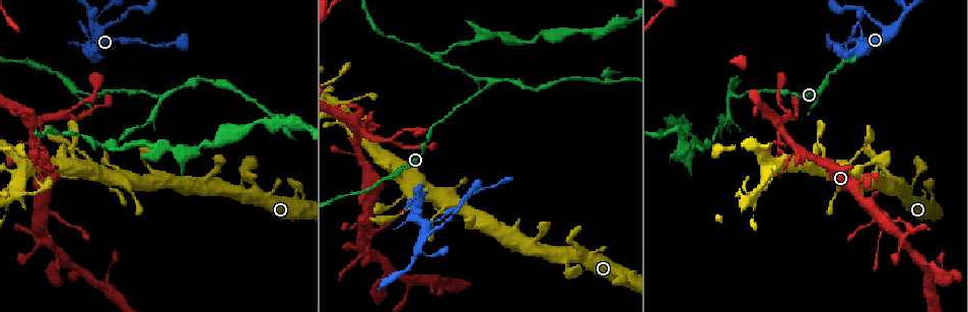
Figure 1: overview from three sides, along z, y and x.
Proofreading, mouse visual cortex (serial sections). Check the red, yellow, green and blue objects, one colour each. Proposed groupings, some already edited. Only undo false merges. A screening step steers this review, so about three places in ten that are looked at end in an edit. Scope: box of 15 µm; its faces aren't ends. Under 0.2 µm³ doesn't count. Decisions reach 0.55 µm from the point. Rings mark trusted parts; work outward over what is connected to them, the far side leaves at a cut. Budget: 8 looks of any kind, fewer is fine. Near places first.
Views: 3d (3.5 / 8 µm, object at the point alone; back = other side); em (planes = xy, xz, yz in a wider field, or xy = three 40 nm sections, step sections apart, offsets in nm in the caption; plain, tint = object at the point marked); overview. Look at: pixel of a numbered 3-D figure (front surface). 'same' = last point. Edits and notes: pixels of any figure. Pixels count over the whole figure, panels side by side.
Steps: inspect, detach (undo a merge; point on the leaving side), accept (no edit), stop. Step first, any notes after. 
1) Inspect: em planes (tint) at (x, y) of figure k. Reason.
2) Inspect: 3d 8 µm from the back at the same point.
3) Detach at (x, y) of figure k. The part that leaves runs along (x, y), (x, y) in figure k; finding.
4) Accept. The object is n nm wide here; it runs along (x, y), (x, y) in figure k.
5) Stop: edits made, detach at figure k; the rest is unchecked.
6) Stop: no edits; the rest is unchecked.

Inspect: 3d 3.5 µm from the back at (489, 83) of figure 1. Abrupt turn.

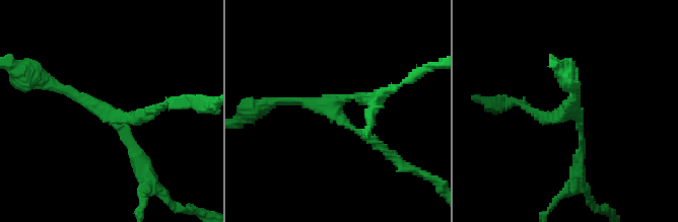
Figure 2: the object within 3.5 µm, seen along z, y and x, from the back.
Accept. It runs along (160, 106), (108, 113), (141, 163) in figure 2; all the same cell.

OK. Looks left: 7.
Inspect: 3d 3.5 µm from the back at (113, 147) of figure 1. A fork.

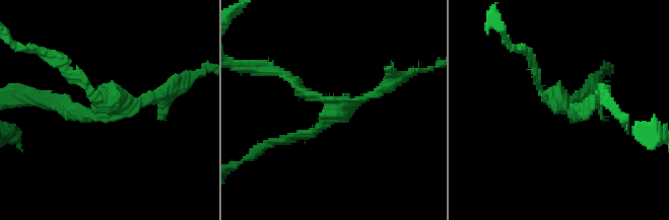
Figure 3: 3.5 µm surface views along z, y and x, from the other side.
Inspect: em xy step 2 (tint) at (559, 105) of figure 3. 3 arms meet here; the arms are 150, 150, 150 nm wide.

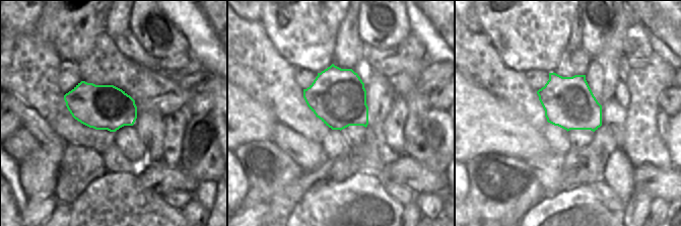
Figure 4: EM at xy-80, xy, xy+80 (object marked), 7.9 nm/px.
Detach at (581, 112) of figure 3. The part that leaves runs along (334, 102), (310, 97), (281, 71), (250, 66) in figure 3; two cells meet here.

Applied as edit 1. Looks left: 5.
Inspect: overview.

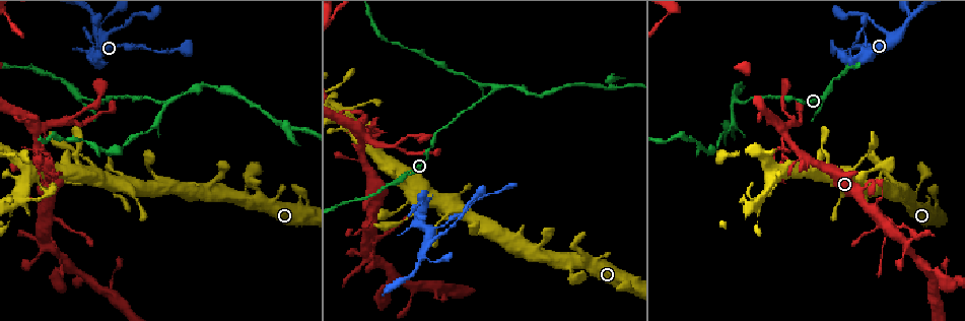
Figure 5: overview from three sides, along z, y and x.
Inspect: 3d 3.5 µm at (420, 256) of figure 5. Sudden change in width.

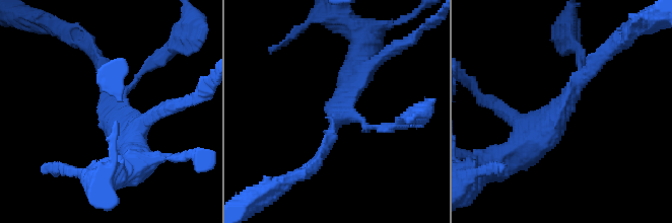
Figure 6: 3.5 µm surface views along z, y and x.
Inspect: em xy step 2 (tint) at (568, 97) of figure 6. Shape alone is not enough.

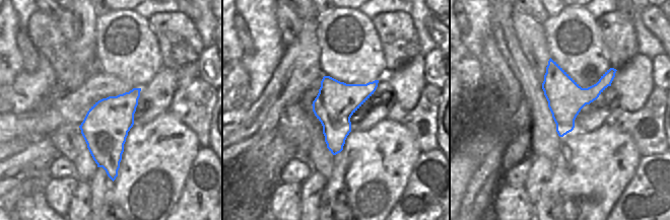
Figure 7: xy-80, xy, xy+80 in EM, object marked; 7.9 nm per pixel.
Accept. 3 arms meet here; the arms are 100, 200, 350 nm wide; it runs along (522, 142), (539, 136), (612, 52) in figure 6; one cell here.

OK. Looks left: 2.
Stop: edits made, detach at figure 3; the rest is unchecked.

